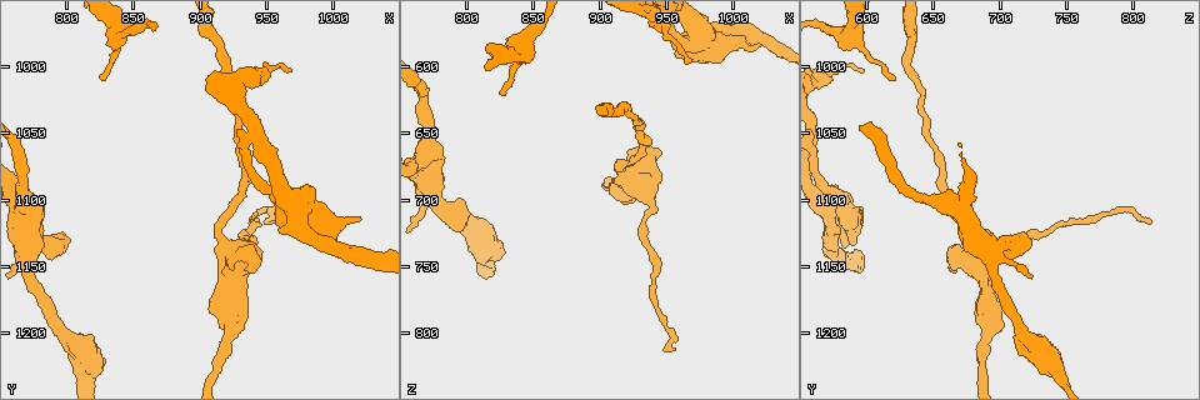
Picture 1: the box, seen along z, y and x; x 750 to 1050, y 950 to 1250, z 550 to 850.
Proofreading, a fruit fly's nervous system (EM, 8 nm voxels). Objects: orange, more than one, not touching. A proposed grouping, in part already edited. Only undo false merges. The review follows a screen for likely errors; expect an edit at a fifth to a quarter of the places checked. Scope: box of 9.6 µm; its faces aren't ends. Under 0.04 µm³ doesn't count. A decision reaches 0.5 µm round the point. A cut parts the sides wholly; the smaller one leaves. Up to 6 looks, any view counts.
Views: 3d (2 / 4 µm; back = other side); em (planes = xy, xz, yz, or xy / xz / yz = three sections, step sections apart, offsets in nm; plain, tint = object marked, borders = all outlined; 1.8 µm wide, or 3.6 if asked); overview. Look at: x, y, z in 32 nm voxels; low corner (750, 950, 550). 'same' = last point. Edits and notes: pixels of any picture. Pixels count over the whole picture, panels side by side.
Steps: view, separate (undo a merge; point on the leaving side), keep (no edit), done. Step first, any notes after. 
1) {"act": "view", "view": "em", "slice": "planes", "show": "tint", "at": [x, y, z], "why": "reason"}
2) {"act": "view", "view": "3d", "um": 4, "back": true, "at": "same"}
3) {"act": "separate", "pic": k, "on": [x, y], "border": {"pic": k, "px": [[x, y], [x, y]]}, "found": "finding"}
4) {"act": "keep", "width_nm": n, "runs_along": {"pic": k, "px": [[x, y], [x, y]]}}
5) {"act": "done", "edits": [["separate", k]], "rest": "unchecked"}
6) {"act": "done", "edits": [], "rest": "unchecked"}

{"act": "view", "view": "em", "slice": "planes", "show": "plain", "at": [924, 1138, 686], "why": "three arms meet"}

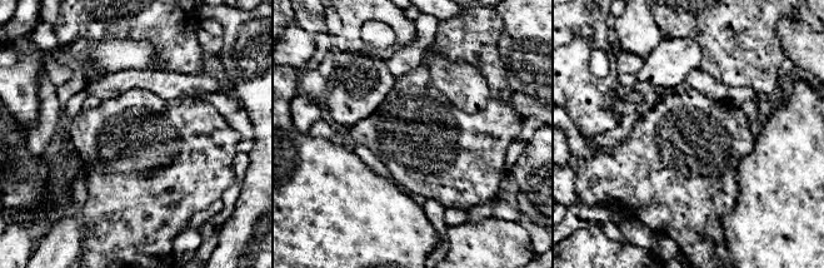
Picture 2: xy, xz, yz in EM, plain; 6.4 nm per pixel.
{"act": "view", "view": "em", "slice": "planes", "show": "tint", "at": "same"}

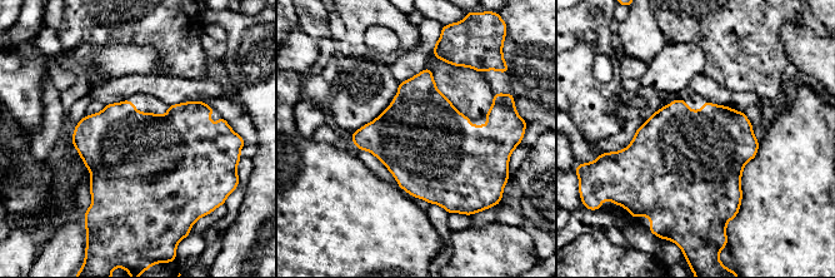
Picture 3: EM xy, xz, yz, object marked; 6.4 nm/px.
{"act": "keep", "found": "one cell here"}

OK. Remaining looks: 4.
{"act": "view", "view": "em", "um": 3.6, "slice": "xy", "step": 16, "show": "tint", "at": [976, 1108, 572], "why": "two arms at a narrow angle"}

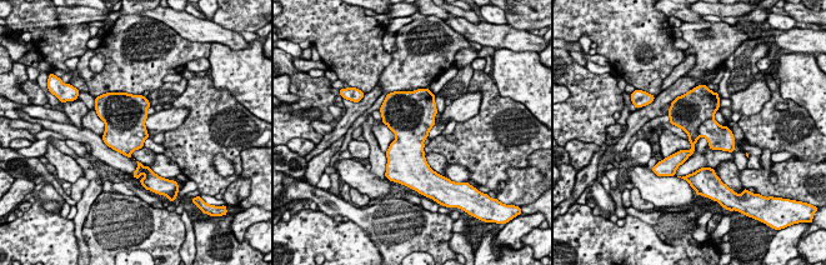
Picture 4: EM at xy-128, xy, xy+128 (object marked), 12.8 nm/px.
{"act": "view", "view": "em", "um": 3.6, "slice": "planes", "show": "borders", "at": "same"}

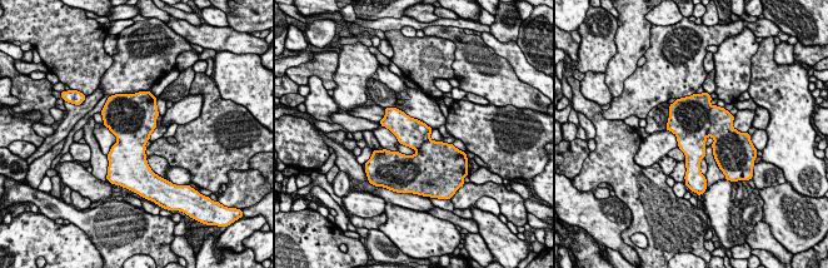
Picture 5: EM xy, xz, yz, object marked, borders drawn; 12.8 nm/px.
{"act": "separate", "pic": 5, "on": [691, 120], "border": {"pic": 5, "px": [[712, 107], [709, 124]]}, "found": "two cells meet here"}

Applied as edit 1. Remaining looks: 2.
{"act": "view", "view": "em", "um": 3.6, "slice": "planes", "show": "borders", "at": [772, 1120, 674], "why": "thick turns thin"}

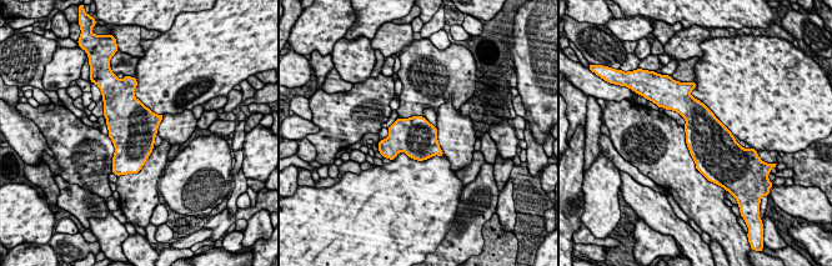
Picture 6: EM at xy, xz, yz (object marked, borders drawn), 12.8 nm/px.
{"act": "keep", "found": "all the same cell"}

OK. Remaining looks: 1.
{"act": "done", "edits": [["separate", 5]], "rest": "unchecked"}

